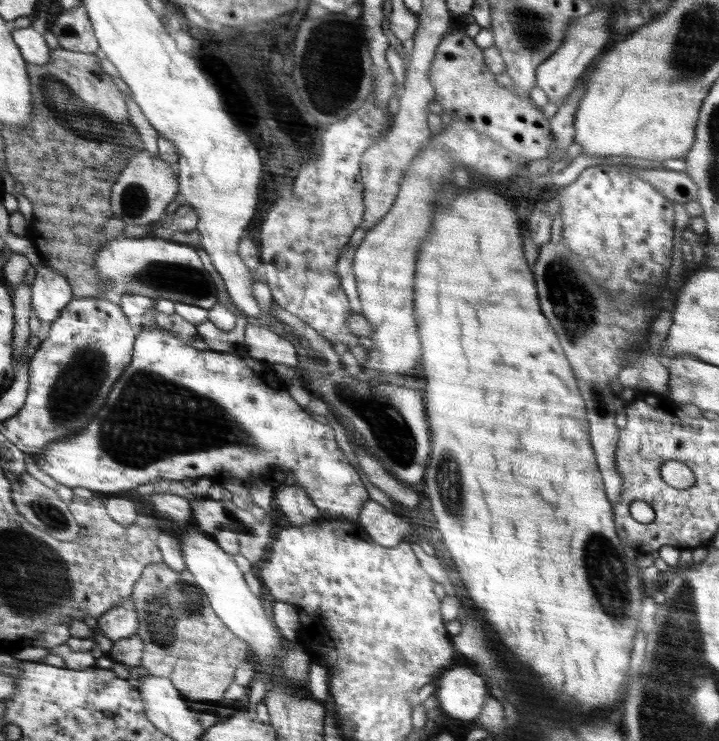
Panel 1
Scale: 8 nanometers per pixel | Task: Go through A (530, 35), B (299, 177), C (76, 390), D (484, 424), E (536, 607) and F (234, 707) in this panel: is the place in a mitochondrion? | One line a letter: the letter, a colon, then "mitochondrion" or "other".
A: mitochondrion
B: other
C: mitochondrion
D: other
E: other
F: other

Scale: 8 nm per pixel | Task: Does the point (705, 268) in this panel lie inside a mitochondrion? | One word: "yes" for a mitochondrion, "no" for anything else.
no

